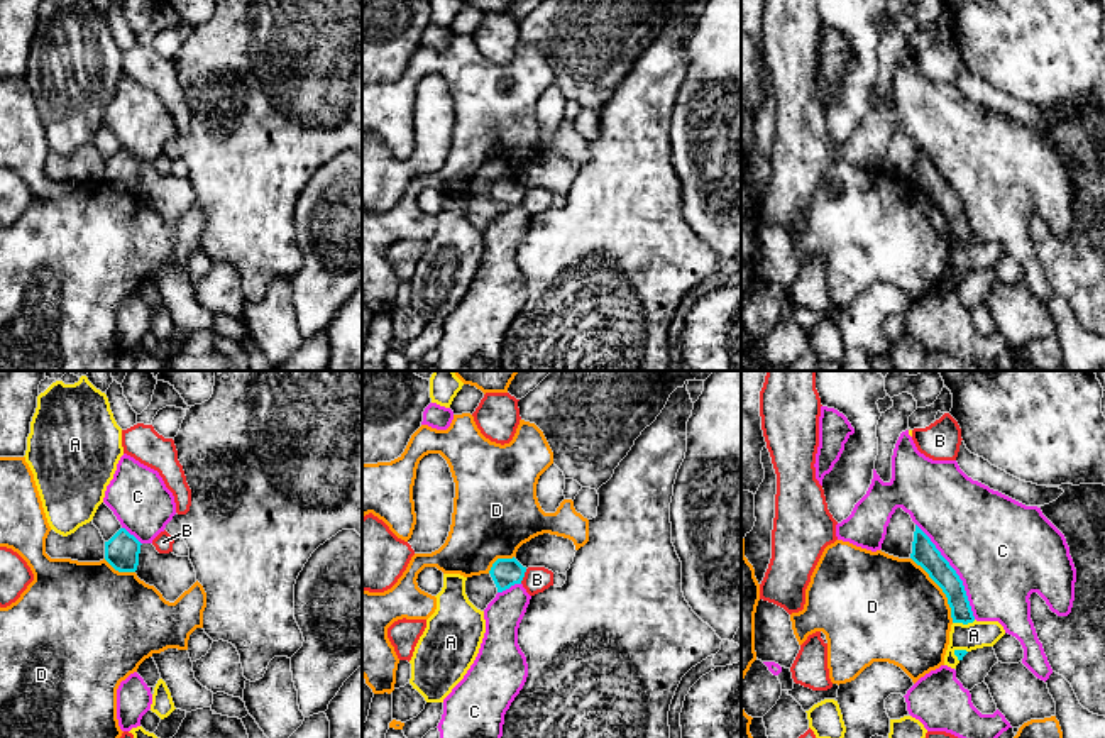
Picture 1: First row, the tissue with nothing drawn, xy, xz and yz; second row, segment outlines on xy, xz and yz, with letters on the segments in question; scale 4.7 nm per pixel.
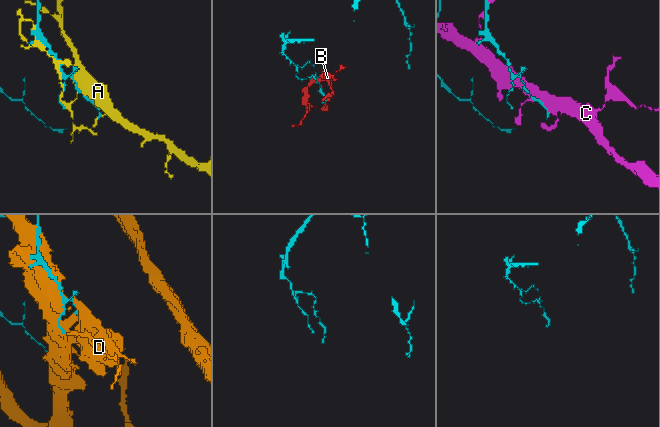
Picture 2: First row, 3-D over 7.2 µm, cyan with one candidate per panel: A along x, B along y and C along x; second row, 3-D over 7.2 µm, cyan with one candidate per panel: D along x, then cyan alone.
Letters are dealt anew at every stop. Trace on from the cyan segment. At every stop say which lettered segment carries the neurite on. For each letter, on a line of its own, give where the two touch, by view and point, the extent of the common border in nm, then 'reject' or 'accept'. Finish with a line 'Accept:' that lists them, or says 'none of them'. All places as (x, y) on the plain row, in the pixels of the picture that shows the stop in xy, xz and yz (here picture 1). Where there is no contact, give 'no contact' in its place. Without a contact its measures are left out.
A: yz (963, 244) | 110 nm | reject
B: xz (523, 197) | 80 nm | reject
C: yz (955, 192) | 550 nm | reject
D: yz (941, 209) | 380 nm | reject
Accept: none of them

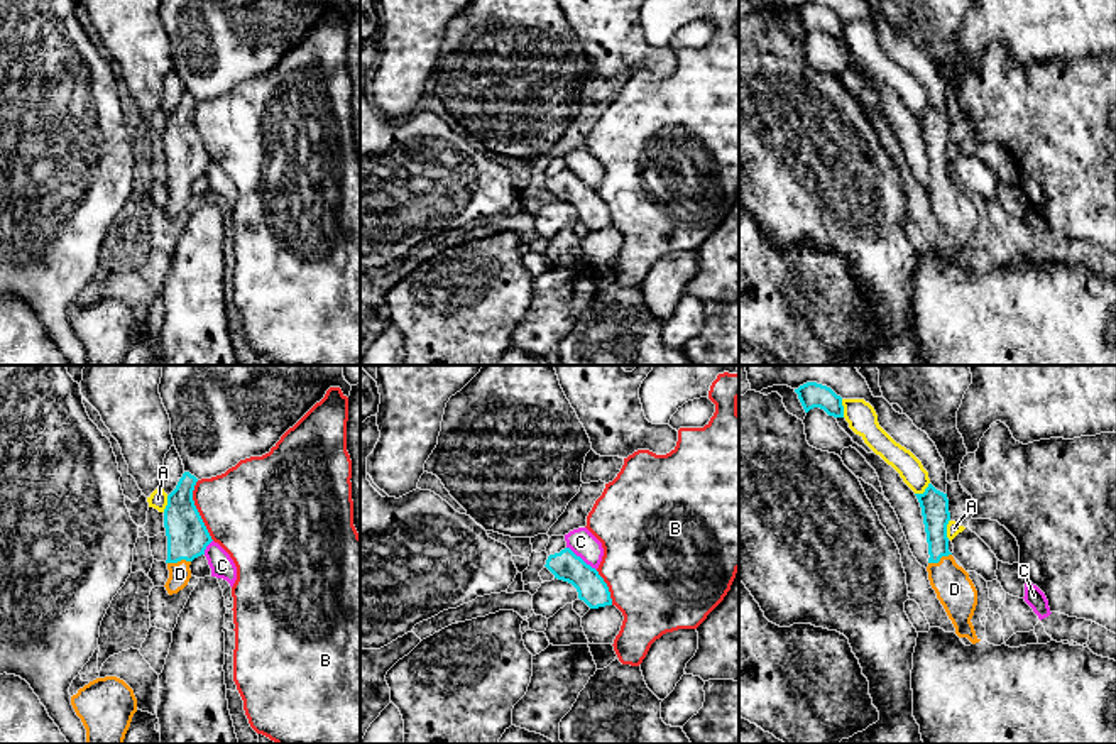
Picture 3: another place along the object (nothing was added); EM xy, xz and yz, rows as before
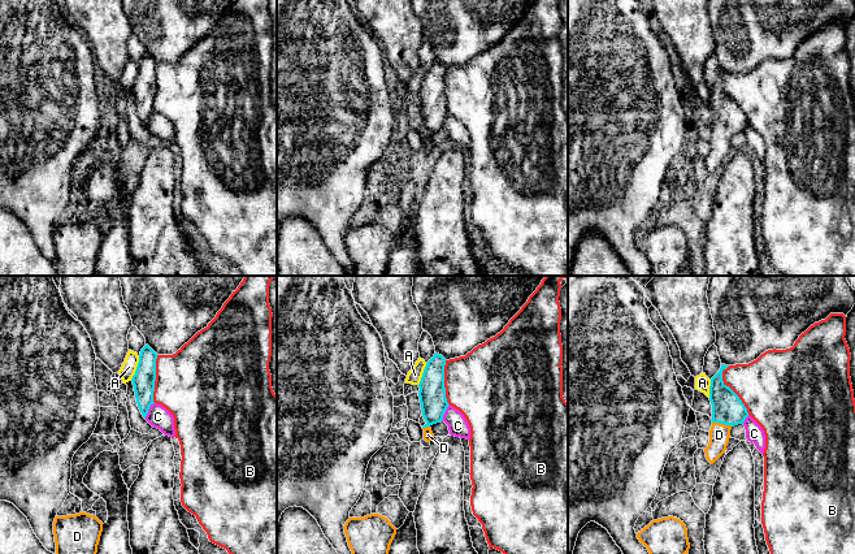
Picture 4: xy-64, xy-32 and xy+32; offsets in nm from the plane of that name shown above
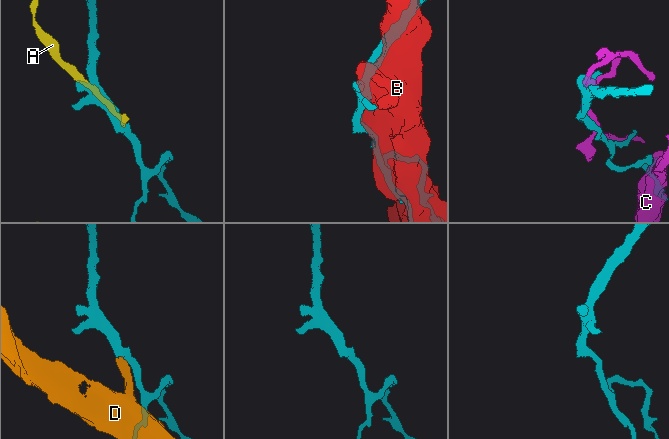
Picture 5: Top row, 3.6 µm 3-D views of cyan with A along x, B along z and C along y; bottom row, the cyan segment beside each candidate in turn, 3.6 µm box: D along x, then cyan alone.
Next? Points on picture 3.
A: yz (946, 151) | 100 nm | reject
B: xy (196, 132) | 300 nm | reject
C: xz (580, 180) | 180 nm | reject
D: yz (939, 181) | 120 nm | accept
Accept: D

